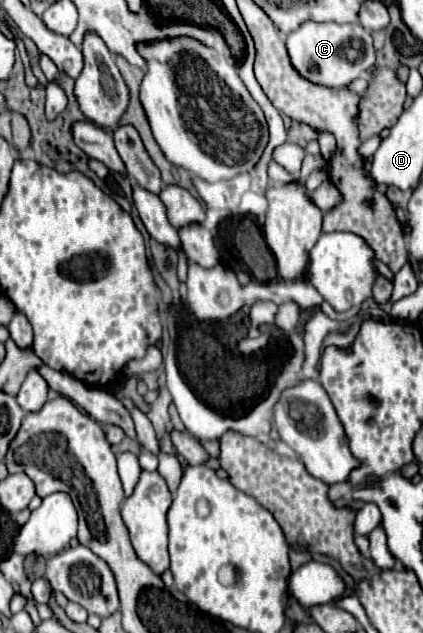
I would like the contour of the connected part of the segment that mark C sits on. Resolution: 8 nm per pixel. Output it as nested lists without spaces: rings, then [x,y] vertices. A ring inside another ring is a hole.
[[[301,23],[301,27],[293,33],[287,35],[287,51],[291,57],[293,67],[309,81],[319,83],[319,85],[327,85],[327,87],[345,87],[349,85],[355,77],[359,77],[363,71],[371,69],[375,63],[375,47],[373,47],[373,39],[371,33],[365,31],[359,23]]]

